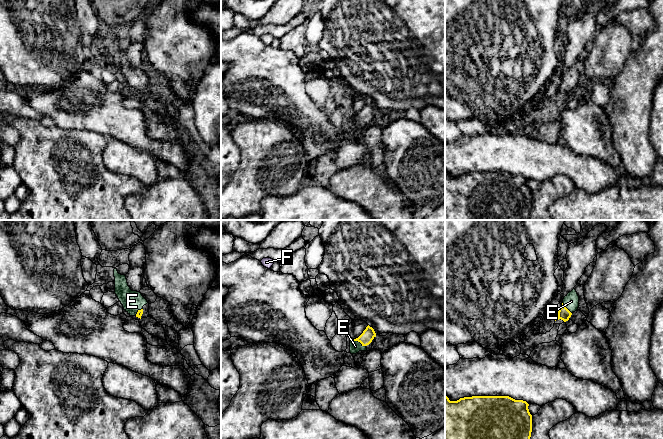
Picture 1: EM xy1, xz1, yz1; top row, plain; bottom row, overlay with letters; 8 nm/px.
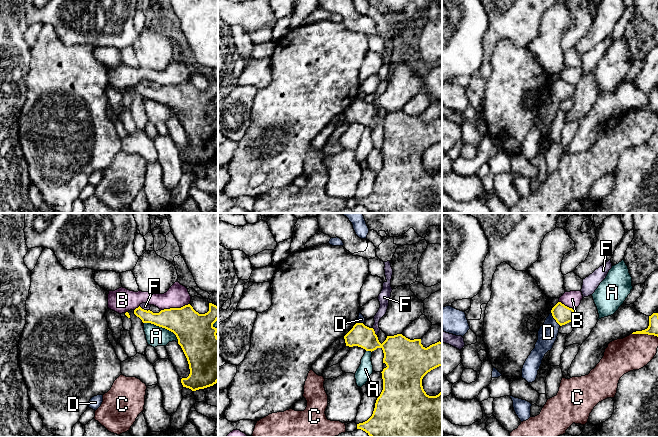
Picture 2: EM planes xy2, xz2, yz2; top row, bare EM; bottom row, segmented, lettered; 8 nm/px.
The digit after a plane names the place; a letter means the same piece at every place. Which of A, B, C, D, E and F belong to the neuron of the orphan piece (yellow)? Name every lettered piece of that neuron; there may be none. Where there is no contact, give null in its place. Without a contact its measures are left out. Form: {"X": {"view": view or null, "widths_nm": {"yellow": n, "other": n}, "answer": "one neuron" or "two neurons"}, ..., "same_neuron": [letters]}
{"A": {"view": "xy2", "widths_nm": {"yellow": 280, "other": 160}, "answer": "two neurons"}, "B": {"view": "xy2", "widths_nm": {"yellow": 300, "other": 180}, "answer": "two neurons"}, "C": {"view": "yz2", "widths_nm": {"yellow": 90, "other": 280}, "answer": "two neurons"}, "D": {"view": "yz2", "widths_nm": {"yellow": 150, "other": 160}, "answer": "two neurons"}, "E": {"view": "xz1", "widths_nm": {"yellow": 100, "other": 90}, "answer": "one neuron"}, "F": {"view": "xy2", "widths_nm": {"yellow": 180, "other": 60}, "answer": "two neurons"}, "same_neuron": ["E"]}

